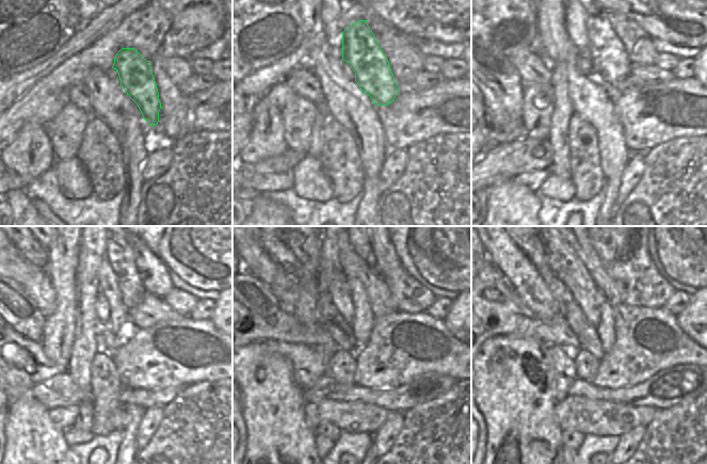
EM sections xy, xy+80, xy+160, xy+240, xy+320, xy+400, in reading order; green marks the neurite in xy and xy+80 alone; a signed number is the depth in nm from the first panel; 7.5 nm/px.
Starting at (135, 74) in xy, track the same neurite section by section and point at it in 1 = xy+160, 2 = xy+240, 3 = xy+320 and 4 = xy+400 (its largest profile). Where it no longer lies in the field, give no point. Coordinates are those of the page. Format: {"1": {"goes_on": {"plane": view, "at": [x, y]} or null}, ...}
{"1": {"goes_on": {"plane": "xy+160", "at": [610, 64]}}, "2": {"goes_on": {"plane": "xy+240", "at": [118, 250]}}, "3": {"goes_on": {"plane": "xy+320", "at": [363, 248]}}, "4": {"goes_on": null}}

